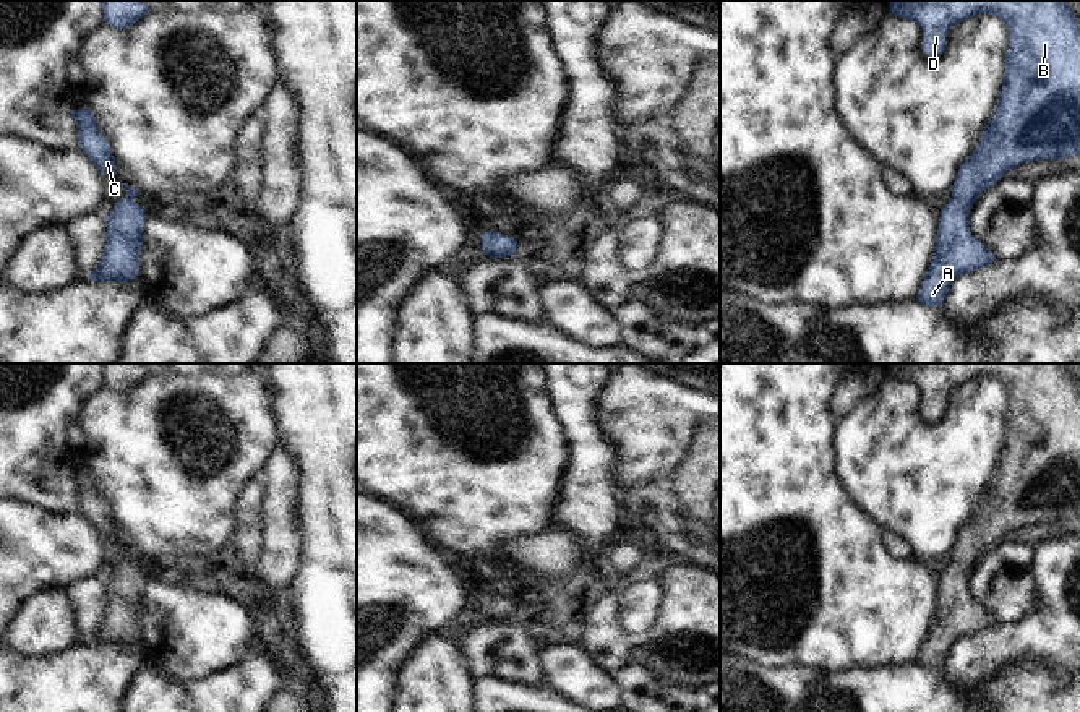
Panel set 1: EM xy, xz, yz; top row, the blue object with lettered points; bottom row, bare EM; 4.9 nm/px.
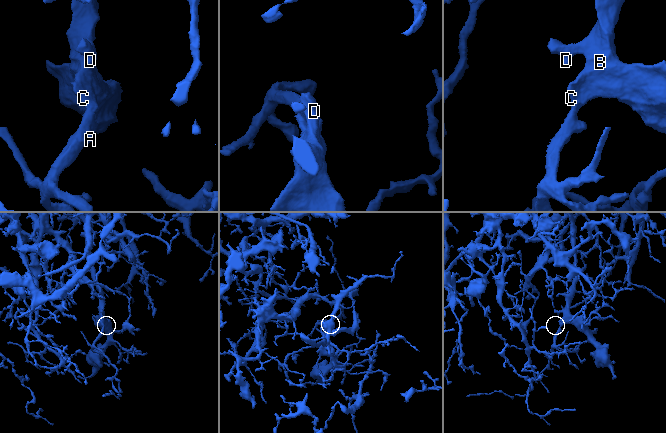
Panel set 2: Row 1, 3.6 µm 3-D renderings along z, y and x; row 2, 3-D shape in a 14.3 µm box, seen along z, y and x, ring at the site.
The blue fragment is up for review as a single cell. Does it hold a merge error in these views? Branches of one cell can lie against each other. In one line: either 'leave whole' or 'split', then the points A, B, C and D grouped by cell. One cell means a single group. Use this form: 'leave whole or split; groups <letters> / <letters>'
leave whole; groups A B C D

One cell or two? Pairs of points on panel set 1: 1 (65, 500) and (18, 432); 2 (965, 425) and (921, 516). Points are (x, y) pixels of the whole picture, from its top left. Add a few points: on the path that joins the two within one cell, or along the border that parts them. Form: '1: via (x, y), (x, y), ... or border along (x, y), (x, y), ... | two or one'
1: via (49, 484), (47, 476), (20, 448) | one
2: via (962, 448), (925, 485), (925, 493) | one

